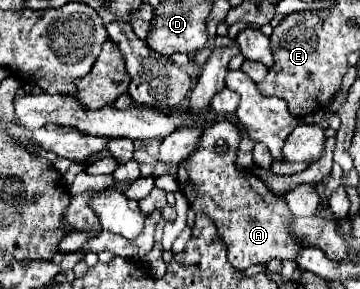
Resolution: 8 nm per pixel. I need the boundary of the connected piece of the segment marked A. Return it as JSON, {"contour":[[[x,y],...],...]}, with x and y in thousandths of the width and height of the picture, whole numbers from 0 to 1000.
{"contour":[[[608,415],[575,436],[536,533],[497,567],[492,623],[503,664],[519,678],[536,734],[569,740],[592,761],[631,851],[631,900],[647,927],[686,934],[697,920],[736,913],[753,893],[819,900],[842,851],[808,824],[803,796],[792,796],[792,754],[814,754],[814,740],[797,706],[747,664],[703,595],[664,595],[647,574],[664,484],[669,464],[636,415]]]}

